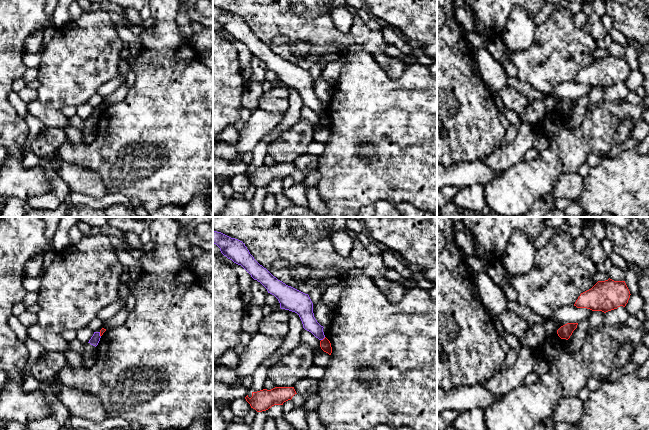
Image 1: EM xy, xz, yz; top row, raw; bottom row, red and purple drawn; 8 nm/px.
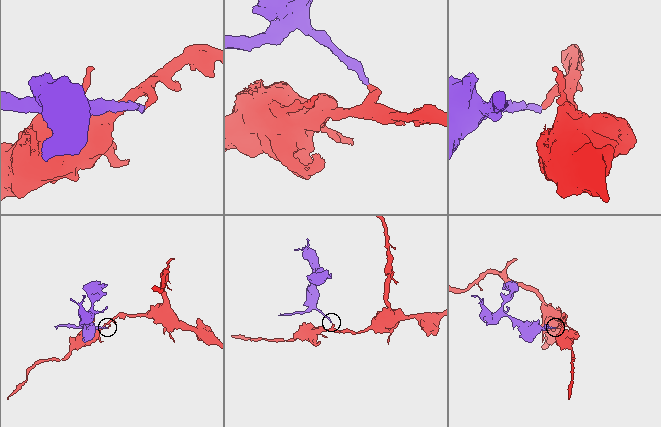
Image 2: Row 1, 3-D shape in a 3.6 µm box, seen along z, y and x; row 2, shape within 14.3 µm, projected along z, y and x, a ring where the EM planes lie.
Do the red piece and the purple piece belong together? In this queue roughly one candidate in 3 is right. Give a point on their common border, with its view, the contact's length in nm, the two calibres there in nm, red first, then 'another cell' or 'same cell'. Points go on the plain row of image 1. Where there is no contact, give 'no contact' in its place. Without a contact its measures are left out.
xz (324, 114) | 50 nm | 90/120 nm | another cell

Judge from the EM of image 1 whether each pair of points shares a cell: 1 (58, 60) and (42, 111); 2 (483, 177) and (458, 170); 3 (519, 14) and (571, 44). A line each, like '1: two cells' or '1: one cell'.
1: two cells
2: one cell
3: two cells

